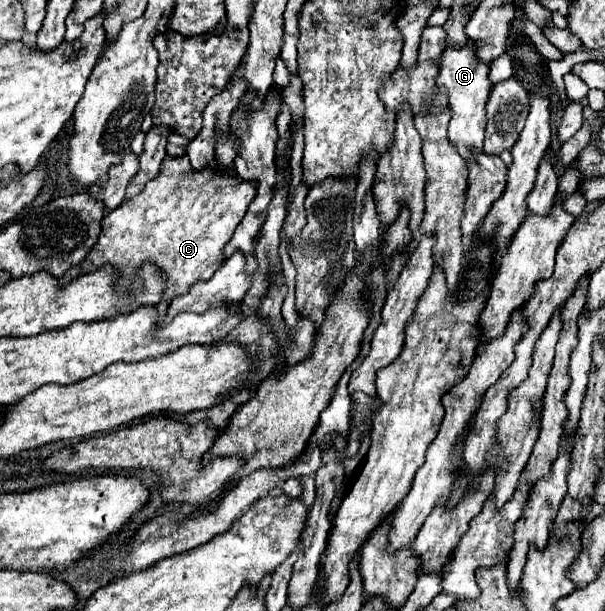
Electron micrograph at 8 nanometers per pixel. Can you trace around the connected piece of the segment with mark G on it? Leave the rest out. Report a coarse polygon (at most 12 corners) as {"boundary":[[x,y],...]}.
{"boundary":[[471,43],[439,59],[449,141],[465,163],[483,149],[489,65]]}

